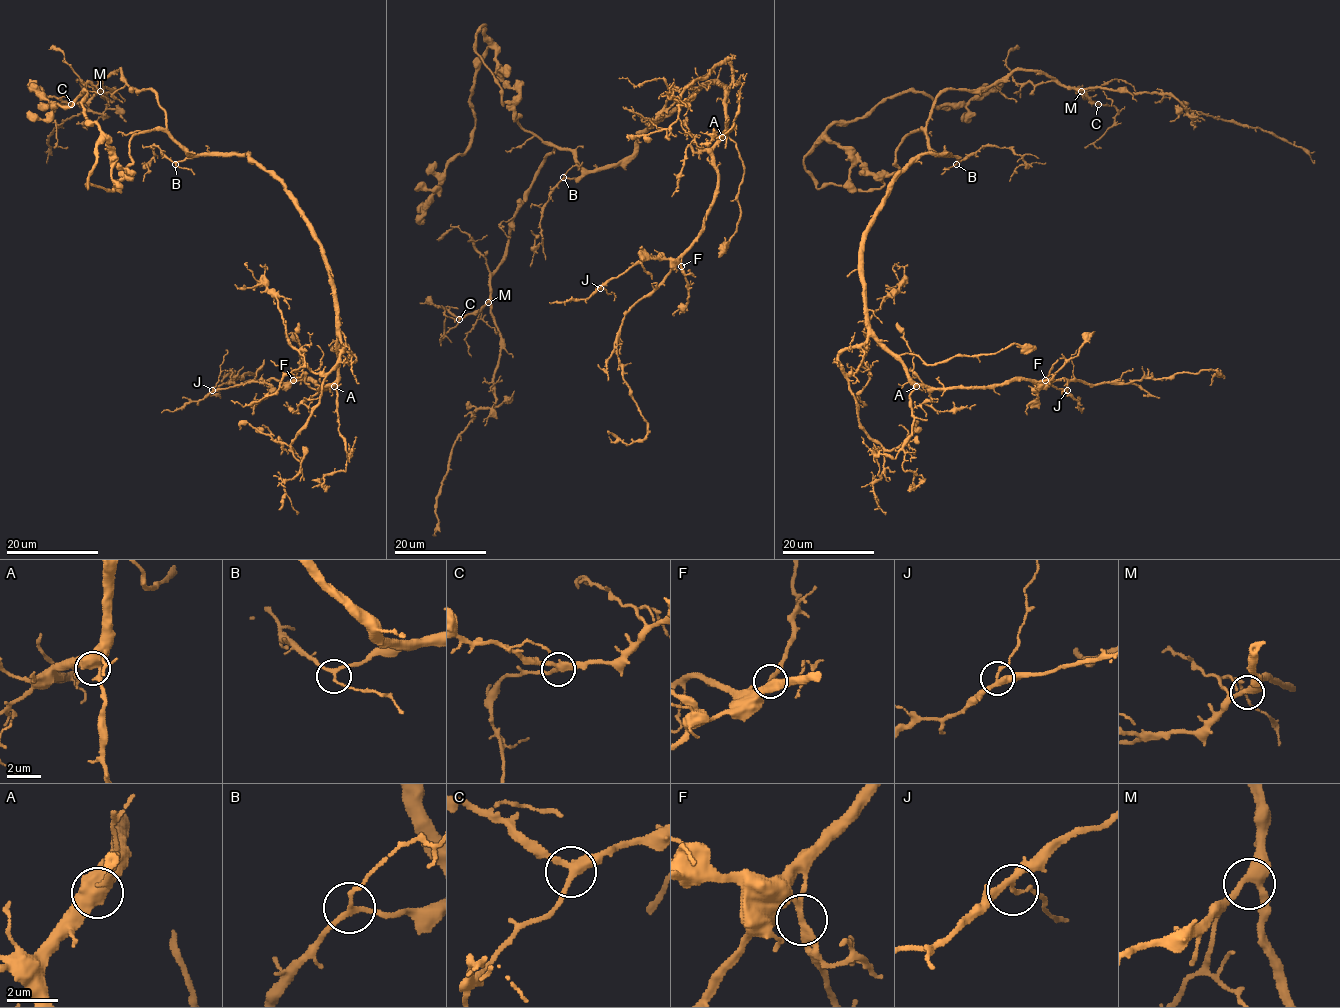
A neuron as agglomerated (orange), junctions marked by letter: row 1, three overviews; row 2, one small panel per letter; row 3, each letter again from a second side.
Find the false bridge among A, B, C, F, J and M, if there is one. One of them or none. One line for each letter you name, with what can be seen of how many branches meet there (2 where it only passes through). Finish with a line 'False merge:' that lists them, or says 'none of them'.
False merge: none of them

